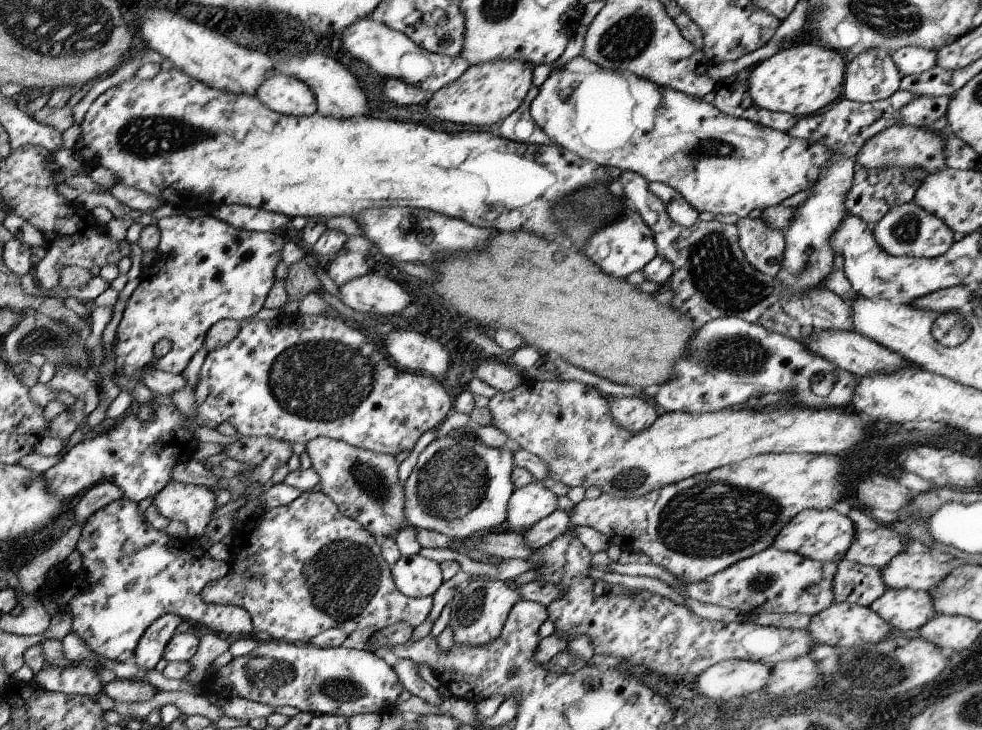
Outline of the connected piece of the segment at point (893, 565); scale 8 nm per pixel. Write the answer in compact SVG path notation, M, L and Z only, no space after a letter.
M901 552L883 566L881 580L887 590L911 588L911 592L929 592L929 588L937 586L953 570L953 564L947 564L945 560L947 558L939 558L935 552Z

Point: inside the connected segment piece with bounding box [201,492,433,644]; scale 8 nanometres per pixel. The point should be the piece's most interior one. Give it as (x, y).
(297, 570)

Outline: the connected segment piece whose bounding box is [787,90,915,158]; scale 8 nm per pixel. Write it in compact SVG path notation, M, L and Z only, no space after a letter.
M897 90L889 98L879 100L879 102L871 102L871 104L857 104L857 102L849 102L843 98L843 100L833 102L833 108L829 108L827 112L797 118L797 122L789 128L787 134L791 138L799 138L799 140L805 140L809 144L823 144L829 152L837 152L841 156L853 156L855 158L859 148L865 146L871 140L871 136L881 134L881 130L891 128L891 124L899 124L901 108L913 98L915 96L911 96L905 90Z

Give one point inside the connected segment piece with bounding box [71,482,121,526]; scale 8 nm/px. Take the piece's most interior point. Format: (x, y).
(104, 493)

